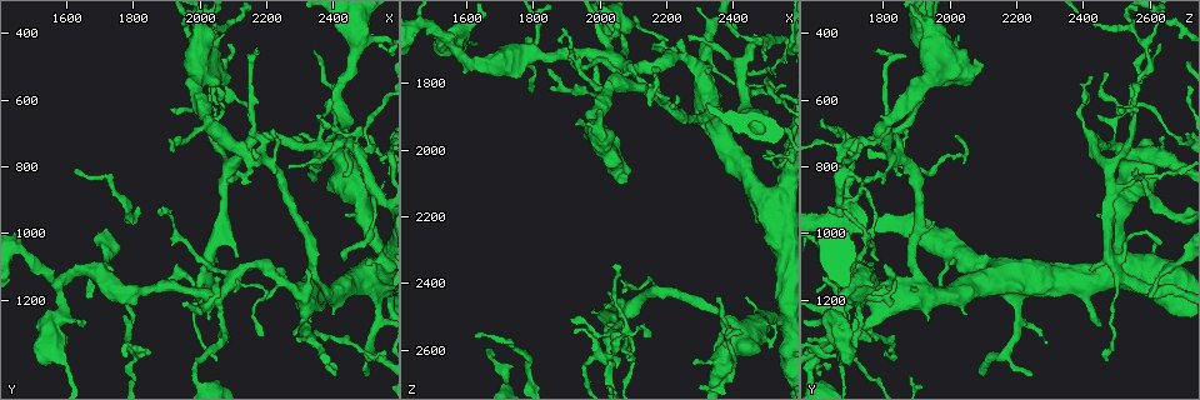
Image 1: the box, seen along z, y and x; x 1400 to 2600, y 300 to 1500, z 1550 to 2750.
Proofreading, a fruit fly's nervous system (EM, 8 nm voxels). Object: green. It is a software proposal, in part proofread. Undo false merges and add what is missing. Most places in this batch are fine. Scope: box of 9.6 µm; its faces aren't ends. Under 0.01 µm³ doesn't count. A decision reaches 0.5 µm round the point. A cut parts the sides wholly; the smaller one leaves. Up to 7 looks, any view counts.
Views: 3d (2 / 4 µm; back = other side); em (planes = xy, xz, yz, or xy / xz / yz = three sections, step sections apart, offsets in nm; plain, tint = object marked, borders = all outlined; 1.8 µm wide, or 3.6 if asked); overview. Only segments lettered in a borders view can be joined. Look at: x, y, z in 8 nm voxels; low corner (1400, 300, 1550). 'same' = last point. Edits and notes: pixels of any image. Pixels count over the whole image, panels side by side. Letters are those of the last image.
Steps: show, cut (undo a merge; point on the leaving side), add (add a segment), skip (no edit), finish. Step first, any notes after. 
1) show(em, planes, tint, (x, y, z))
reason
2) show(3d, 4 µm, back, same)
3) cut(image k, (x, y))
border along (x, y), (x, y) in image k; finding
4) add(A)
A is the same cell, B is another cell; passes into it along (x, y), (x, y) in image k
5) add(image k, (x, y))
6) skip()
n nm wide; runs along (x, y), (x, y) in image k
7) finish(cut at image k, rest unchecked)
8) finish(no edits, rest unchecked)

show(3d, 4 µm, (1590, 1240, 1650))
sudden change in width

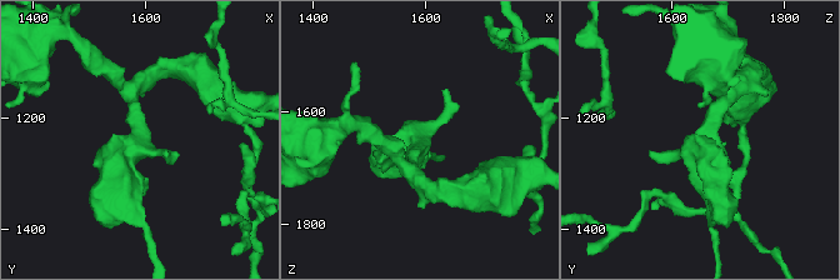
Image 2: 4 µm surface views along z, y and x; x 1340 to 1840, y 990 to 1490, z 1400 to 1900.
show(em, xz, step 4, tint, (1580, 1250, 1650))

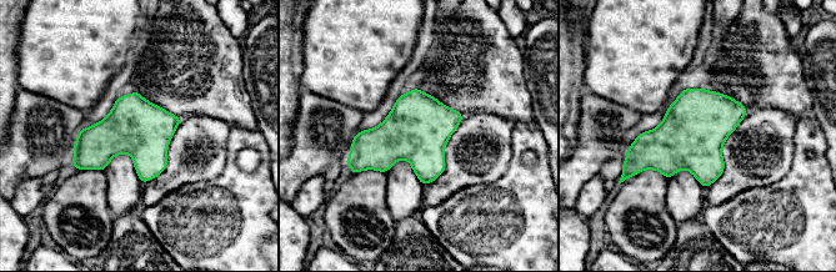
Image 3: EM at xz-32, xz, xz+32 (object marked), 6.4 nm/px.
show(em, planes, borders, same)

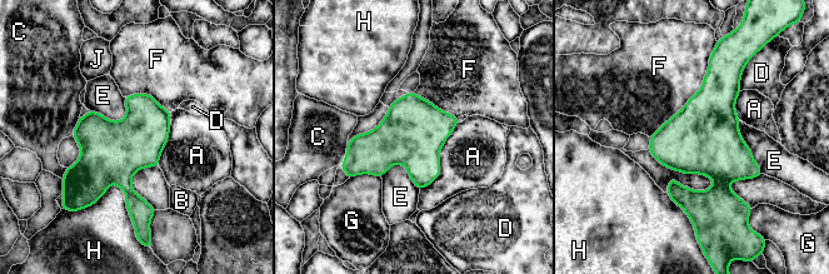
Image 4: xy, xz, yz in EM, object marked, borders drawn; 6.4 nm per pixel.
skip()
A, B, C, D, E, F, G, H and J are other cells; border along (125, 98), (119, 120), (89, 109) in image 4; all the same neuron

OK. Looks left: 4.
show(3d, 2 µm, (1780, 1180, 1720))
narrows sharply

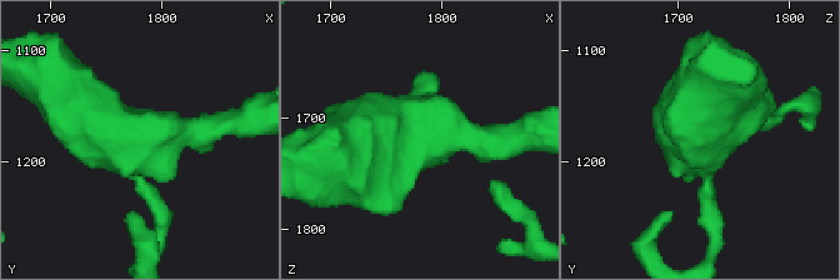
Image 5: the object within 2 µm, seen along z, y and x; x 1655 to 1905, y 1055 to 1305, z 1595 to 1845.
show(em, planes, borders, (1780, 1180, 1716))
3 arms

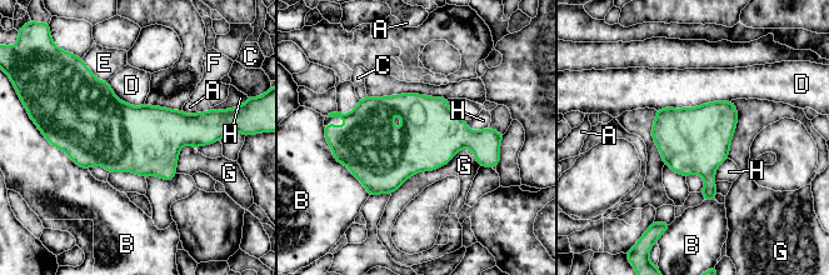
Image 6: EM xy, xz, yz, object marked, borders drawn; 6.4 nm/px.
skip()
440 nm wide; G touches over 600 nm; A, B, C, D, E, F, G and H are other cells; all the same neuron

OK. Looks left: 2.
show(em, planes, plain, (2030, 1200, 1730))
abrupt turn

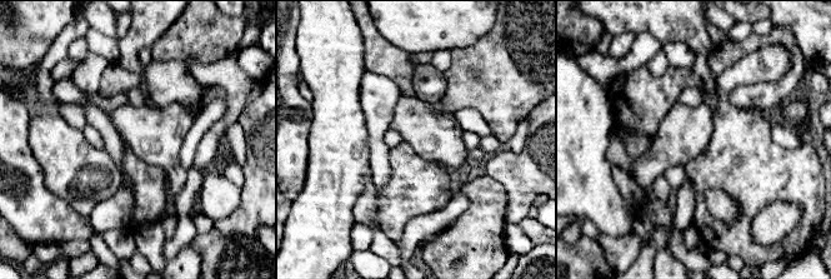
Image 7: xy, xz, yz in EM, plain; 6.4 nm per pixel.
show(em, planes, borders, same)
what lies round it

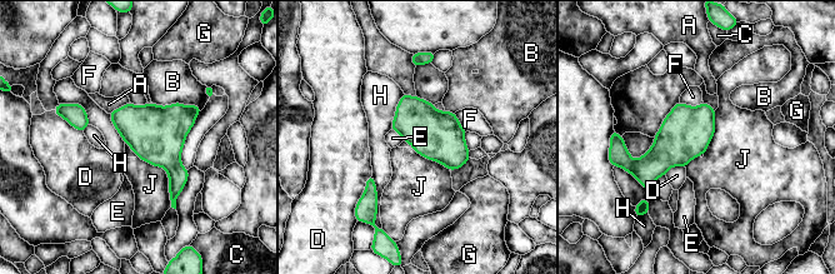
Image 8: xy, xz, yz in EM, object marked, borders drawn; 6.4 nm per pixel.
skip()
320 nm wide; A, B, C, D, E, F, G, H and J are other cells; border along (138, 155), (166, 172), (171, 207) in image 8; one neuron here

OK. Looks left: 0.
finish(no edits, rest unchecked)

